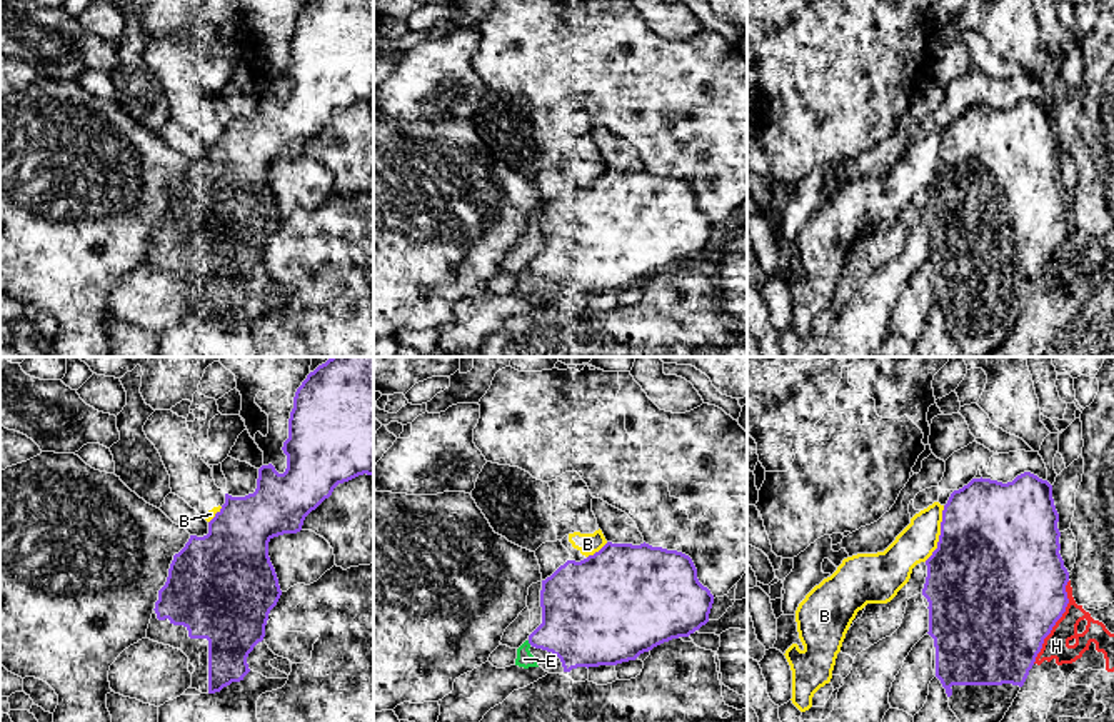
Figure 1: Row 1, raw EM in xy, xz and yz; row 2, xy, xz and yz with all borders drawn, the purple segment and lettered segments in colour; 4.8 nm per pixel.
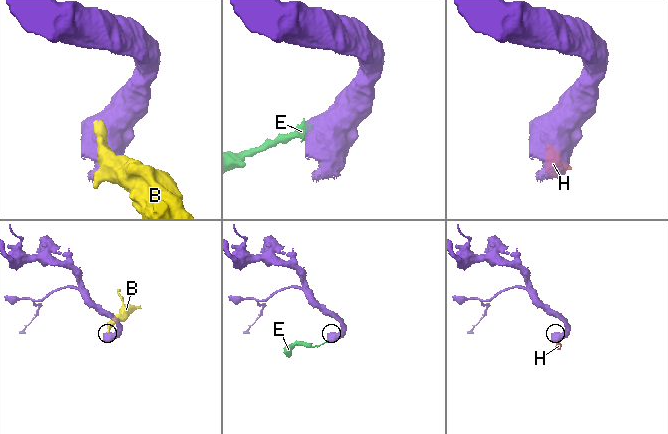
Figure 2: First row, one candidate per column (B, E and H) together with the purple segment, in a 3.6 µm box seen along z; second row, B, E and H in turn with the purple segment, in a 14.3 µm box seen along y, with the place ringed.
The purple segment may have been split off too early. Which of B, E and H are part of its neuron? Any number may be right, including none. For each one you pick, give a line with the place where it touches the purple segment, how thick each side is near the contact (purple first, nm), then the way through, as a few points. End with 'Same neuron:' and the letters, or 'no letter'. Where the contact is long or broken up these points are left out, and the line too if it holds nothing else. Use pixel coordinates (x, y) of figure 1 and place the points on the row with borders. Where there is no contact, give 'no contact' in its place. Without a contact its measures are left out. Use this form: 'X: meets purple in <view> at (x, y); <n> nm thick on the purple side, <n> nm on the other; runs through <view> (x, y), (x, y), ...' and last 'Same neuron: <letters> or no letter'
Same neuron: no letter

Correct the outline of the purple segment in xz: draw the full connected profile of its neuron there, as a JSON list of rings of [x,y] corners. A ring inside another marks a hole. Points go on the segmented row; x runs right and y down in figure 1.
[[[607,542],[599,552],[575,562],[567,560],[542,580],[542,624],[529,635],[529,644],[557,655],[564,672],[577,667],[617,665],[679,637],[689,637],[709,622],[714,595],[697,579],[692,559],[677,550],[649,544]]]

